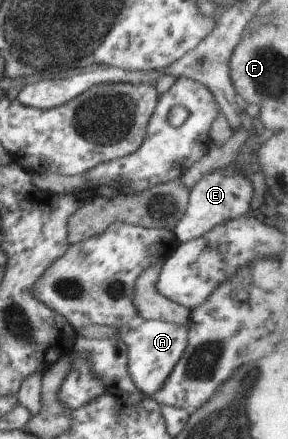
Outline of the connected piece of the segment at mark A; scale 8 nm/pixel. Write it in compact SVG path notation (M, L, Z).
M138 320L120 339L127 351L127 372L145 396L157 391L168 377L174 364L181 358L187 344L187 326L184 323L163 322L160 320Z

